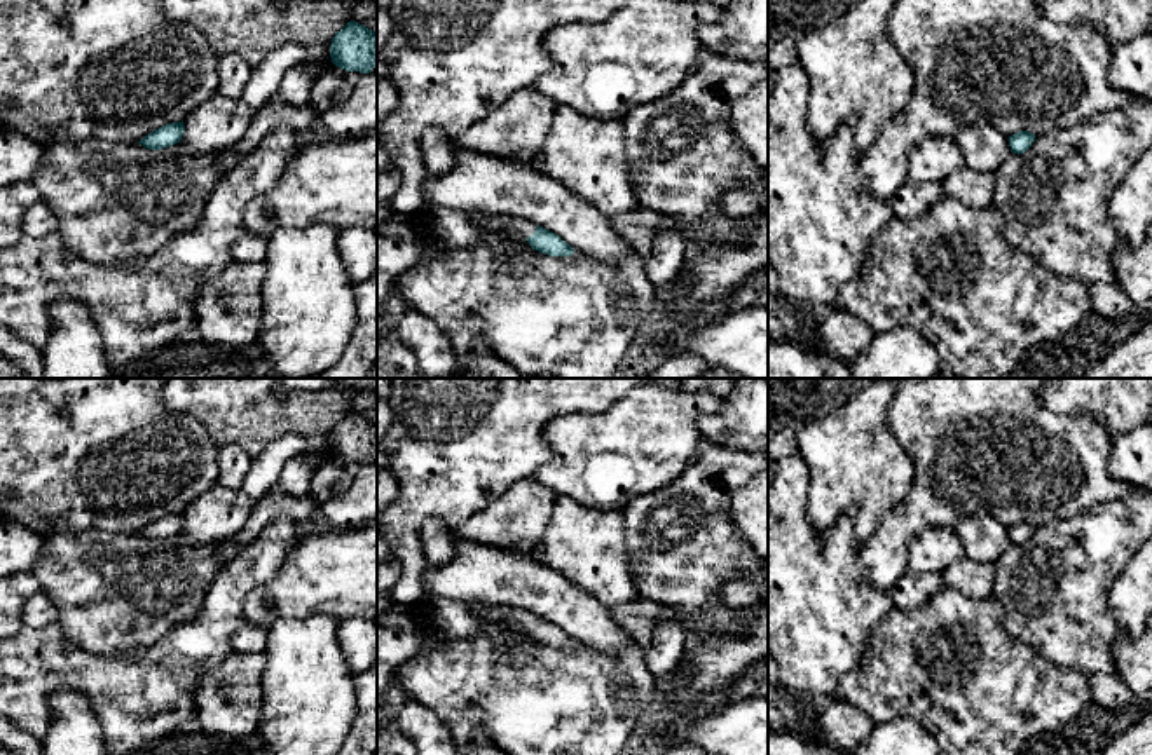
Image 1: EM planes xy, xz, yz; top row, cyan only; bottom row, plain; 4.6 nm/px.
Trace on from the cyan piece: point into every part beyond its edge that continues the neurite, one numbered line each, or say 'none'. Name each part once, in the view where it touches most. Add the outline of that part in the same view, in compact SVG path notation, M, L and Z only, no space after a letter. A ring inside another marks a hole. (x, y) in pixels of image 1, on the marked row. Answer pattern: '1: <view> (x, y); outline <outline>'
1: xz (505, 224); outline M466 211L466 214L483 228L510 234L520 239L527 239L536 232L536 225L522 218L485 211Z

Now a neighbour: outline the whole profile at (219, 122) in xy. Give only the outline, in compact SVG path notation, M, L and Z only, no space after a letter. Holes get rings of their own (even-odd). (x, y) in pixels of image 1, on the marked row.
M285 44L251 68L251 77L239 98L215 94L183 119L180 145L189 152L215 152L237 143L255 113L279 91L285 73L302 65L307 51L298 44Z

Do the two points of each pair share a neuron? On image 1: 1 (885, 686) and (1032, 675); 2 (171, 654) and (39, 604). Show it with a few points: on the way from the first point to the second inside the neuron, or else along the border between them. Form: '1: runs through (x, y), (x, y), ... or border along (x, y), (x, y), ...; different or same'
1: runs through (922, 682), (939, 691), (995, 693); same
2: border along (54, 623), (44, 628), (25, 626); different

